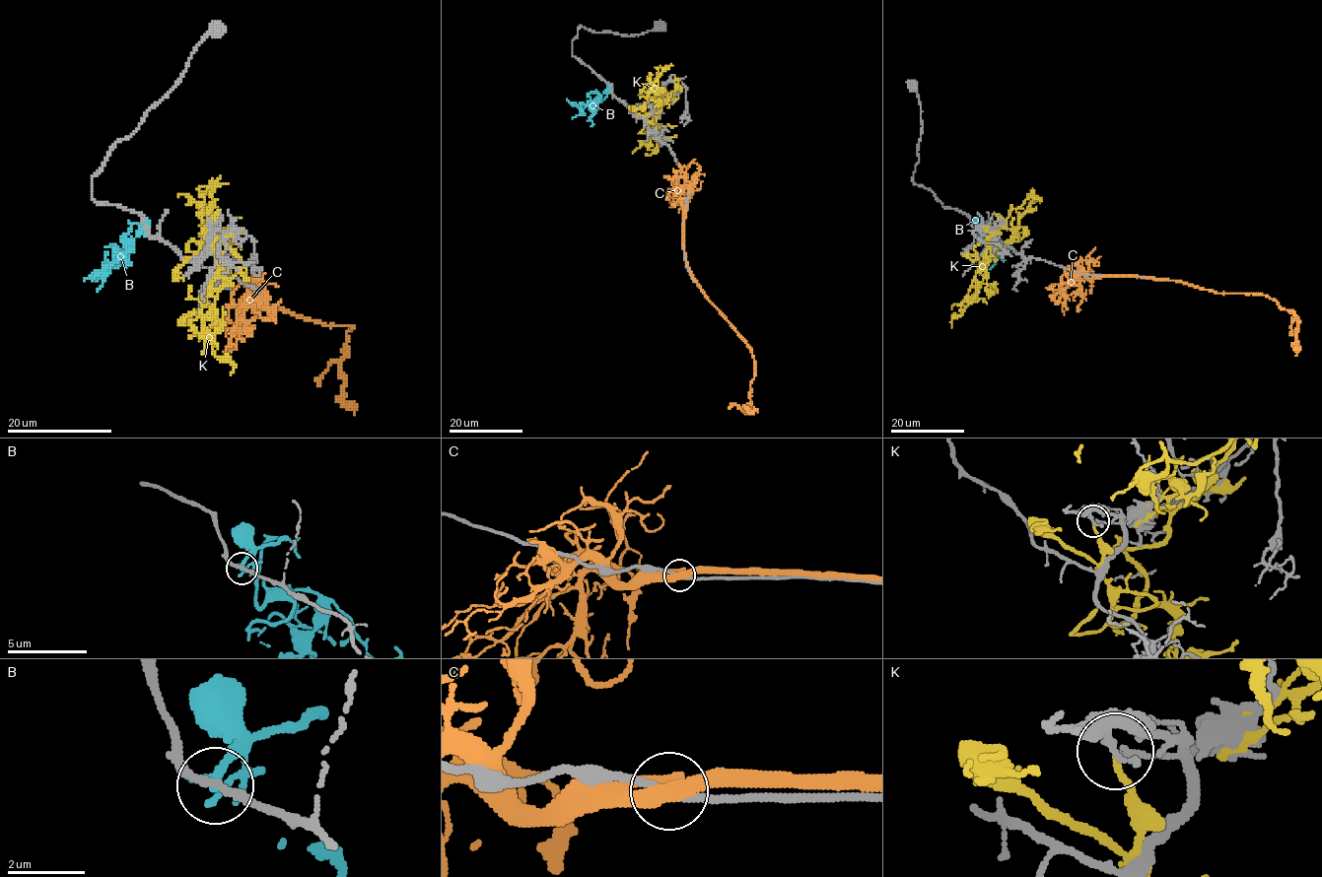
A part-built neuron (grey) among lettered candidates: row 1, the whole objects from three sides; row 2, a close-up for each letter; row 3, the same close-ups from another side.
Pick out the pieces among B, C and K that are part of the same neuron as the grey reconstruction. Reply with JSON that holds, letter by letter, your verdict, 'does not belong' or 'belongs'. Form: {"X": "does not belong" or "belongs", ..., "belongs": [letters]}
{"B": "does not belong", "C": "does not belong", "K": "does not belong", "belongs": []}

